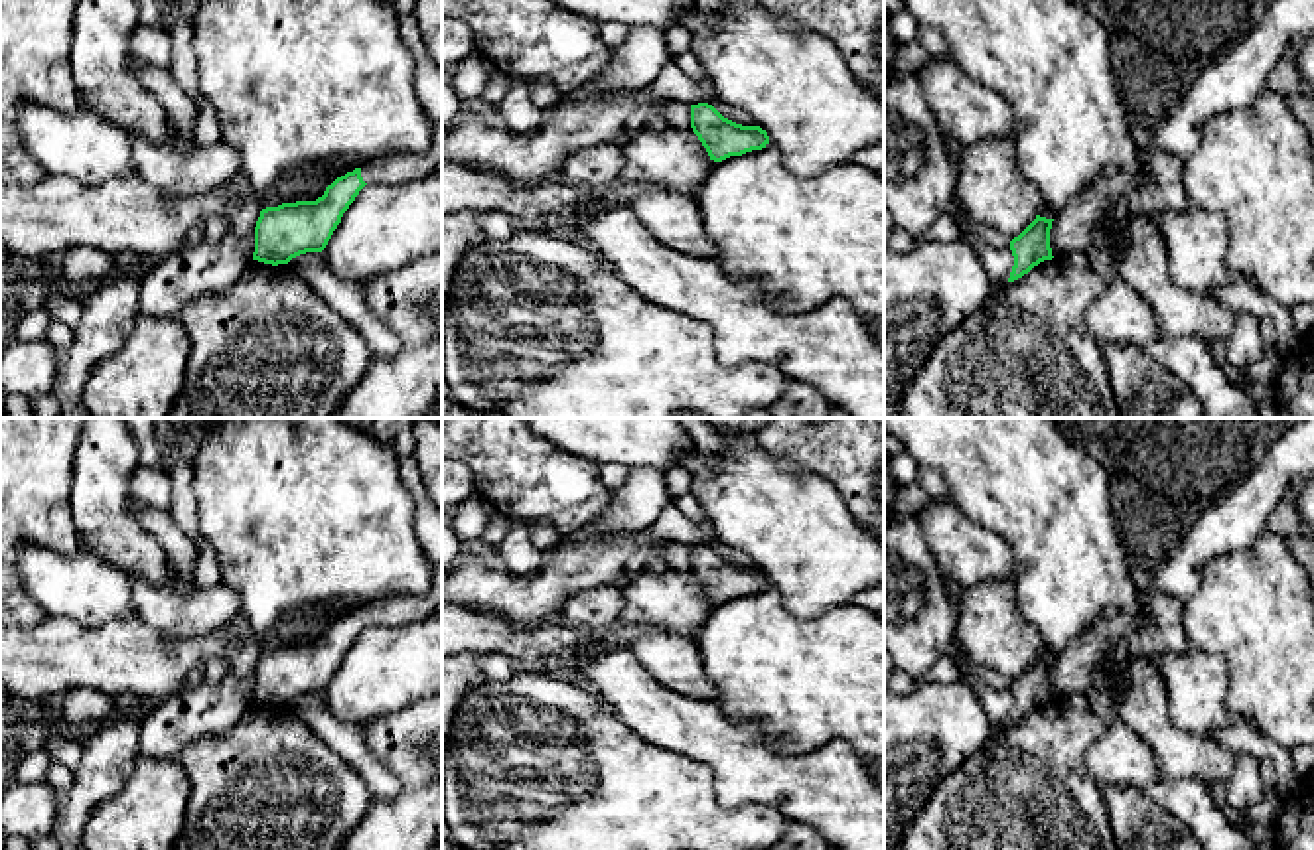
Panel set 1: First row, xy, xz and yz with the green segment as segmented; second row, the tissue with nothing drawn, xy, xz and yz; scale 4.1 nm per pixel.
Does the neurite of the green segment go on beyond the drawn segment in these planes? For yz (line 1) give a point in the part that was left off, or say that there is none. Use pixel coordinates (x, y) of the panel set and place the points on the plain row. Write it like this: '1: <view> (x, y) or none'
1: none

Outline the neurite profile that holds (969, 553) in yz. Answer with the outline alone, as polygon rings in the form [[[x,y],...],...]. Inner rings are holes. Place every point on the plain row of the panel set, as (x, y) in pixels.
[[[951,497],[933,499],[917,513],[917,521],[937,566],[961,588],[988,580],[1014,582],[1016,560],[1010,546],[973,523]]]

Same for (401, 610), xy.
[[[442,562],[432,570],[432,584],[422,596],[395,596],[361,607],[367,627],[399,627],[422,621],[442,603]]]

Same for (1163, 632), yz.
[[[1152,592],[1146,596],[1148,617],[1138,629],[1138,643],[1150,655],[1184,653],[1192,645],[1182,621],[1184,602],[1178,594]]]

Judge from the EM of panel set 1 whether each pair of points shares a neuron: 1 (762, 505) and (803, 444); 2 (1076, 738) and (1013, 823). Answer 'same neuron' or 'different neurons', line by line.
1: different neurons
2: same neuron

